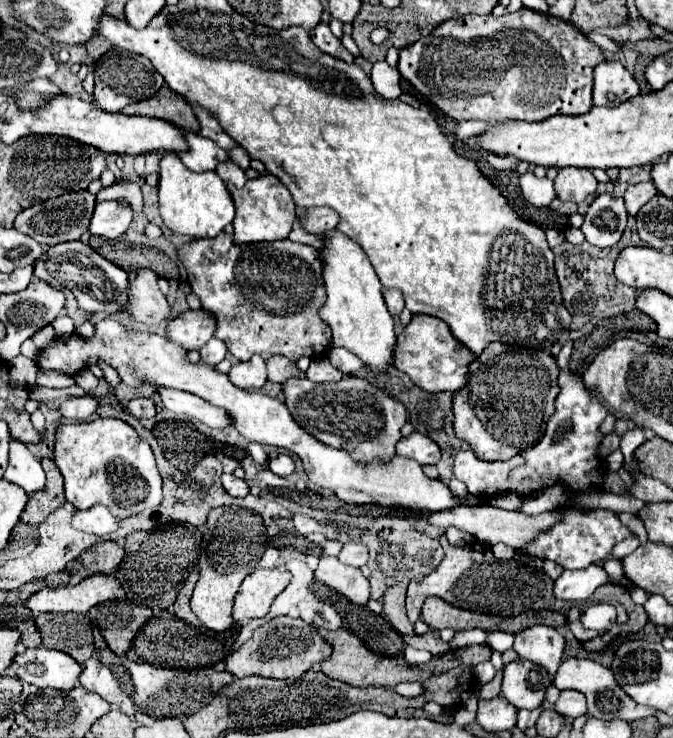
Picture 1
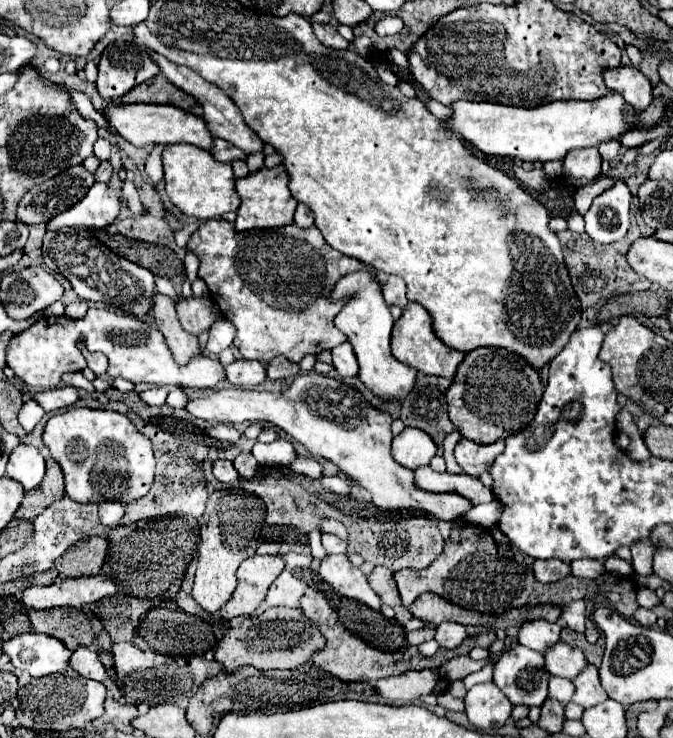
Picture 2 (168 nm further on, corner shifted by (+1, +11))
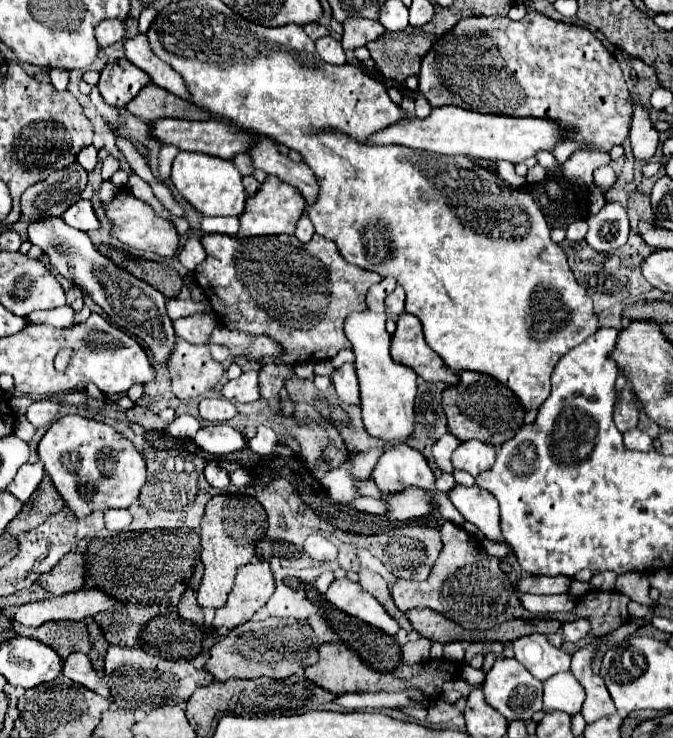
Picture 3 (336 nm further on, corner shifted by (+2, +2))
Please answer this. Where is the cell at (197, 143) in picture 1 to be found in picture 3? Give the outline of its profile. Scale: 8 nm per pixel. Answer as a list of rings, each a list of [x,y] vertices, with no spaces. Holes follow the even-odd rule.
[[[235,154],[235,158],[233,158],[233,164],[235,164],[235,168],[243,174],[243,176],[247,176],[247,174],[253,174],[253,164],[251,164],[251,158],[247,158],[247,154]]]

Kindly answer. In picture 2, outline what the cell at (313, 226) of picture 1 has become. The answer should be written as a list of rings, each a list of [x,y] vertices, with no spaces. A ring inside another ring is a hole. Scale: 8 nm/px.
[[[298,203],[296,215],[294,215],[294,223],[296,223],[298,227],[302,227],[302,229],[306,229],[306,227],[312,227],[312,225],[314,225],[314,215],[312,215],[312,211],[310,211],[310,207],[308,207],[308,205]]]

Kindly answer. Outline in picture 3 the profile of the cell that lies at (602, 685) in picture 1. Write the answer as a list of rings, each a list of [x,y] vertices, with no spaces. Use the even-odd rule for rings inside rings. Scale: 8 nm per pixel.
[[[529,634],[513,642],[515,658],[541,682],[551,674],[569,672],[571,656],[547,642],[543,634]]]

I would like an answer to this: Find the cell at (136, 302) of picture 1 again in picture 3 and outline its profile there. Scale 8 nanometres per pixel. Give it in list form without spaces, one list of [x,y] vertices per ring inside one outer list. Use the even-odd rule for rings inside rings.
[[[177,338],[167,368],[173,380],[173,394],[181,400],[201,396],[205,390],[215,388],[223,376],[223,366],[211,358],[207,344],[193,346],[183,338]]]

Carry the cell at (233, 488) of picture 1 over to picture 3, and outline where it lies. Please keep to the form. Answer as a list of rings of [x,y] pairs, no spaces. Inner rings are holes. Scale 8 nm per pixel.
[[[209,462],[207,464],[207,468],[205,468],[205,478],[207,478],[207,482],[209,482],[213,488],[219,488],[219,490],[225,490],[225,488],[231,484],[227,470],[223,470],[223,468],[215,462]]]

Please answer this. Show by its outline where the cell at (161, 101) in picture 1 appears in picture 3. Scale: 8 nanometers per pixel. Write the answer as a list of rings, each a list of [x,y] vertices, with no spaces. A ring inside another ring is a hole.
[[[153,82],[141,88],[141,92],[125,106],[131,114],[145,122],[159,118],[183,118],[183,120],[209,120],[211,114],[193,102],[177,98]]]

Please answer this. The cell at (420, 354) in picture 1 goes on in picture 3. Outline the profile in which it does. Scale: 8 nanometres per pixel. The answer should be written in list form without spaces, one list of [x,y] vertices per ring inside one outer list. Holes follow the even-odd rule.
[[[401,314],[397,320],[397,330],[391,340],[391,356],[395,362],[415,370],[427,382],[445,382],[453,386],[459,376],[445,366],[439,354],[435,354],[423,336],[423,328],[417,316]]]

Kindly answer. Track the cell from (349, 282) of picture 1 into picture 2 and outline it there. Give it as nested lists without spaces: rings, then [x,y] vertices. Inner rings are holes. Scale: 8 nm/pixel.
[[[356,271],[342,277],[336,289],[332,291],[332,299],[340,301],[344,297],[350,297],[350,301],[346,301],[342,311],[336,315],[336,327],[342,333],[346,333],[348,341],[354,347],[360,365],[362,383],[382,401],[404,401],[416,383],[418,371],[400,363],[390,353],[390,333],[392,333],[394,319],[390,315],[386,301],[382,299],[378,279],[374,279],[368,271]]]

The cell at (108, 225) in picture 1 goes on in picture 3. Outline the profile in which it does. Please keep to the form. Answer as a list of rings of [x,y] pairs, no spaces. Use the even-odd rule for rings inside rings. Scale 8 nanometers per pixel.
[[[79,200],[79,202],[75,202],[61,218],[67,222],[67,226],[83,230],[83,232],[99,230],[101,228],[101,222],[99,222],[99,218],[97,218],[97,214],[93,210],[91,200]]]

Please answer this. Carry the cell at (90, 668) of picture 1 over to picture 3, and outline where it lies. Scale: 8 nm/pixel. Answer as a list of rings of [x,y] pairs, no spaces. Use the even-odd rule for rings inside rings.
[[[73,652],[65,660],[65,676],[77,684],[87,686],[93,692],[97,692],[101,686],[101,678],[95,672],[95,668],[91,666],[91,660],[81,652]]]

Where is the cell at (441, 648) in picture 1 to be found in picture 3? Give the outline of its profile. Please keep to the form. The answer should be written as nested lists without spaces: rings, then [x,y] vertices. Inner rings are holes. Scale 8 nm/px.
[[[419,638],[417,642],[407,642],[403,646],[403,662],[405,664],[423,664],[423,662],[427,662],[429,648],[431,648],[429,638]]]

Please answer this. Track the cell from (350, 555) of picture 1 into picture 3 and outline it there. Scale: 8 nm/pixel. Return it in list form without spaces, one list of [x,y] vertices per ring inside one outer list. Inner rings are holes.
[[[311,534],[307,540],[305,540],[305,550],[307,554],[317,560],[317,562],[335,562],[337,560],[337,548],[335,544],[331,544],[327,538],[323,538],[321,534]]]

